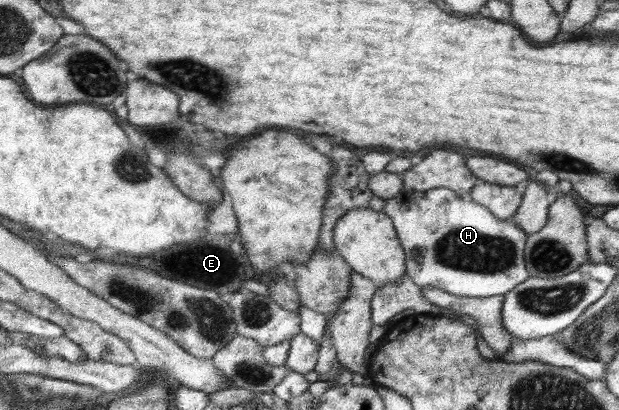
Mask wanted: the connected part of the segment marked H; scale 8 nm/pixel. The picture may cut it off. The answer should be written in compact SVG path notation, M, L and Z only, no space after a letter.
M433 188L424 192L402 190L394 198L386 199L382 212L392 220L405 254L406 274L422 288L442 288L454 296L487 298L504 295L516 285L530 278L524 263L528 233L520 229L512 218L498 219L486 206L471 198L458 196L452 189Z

